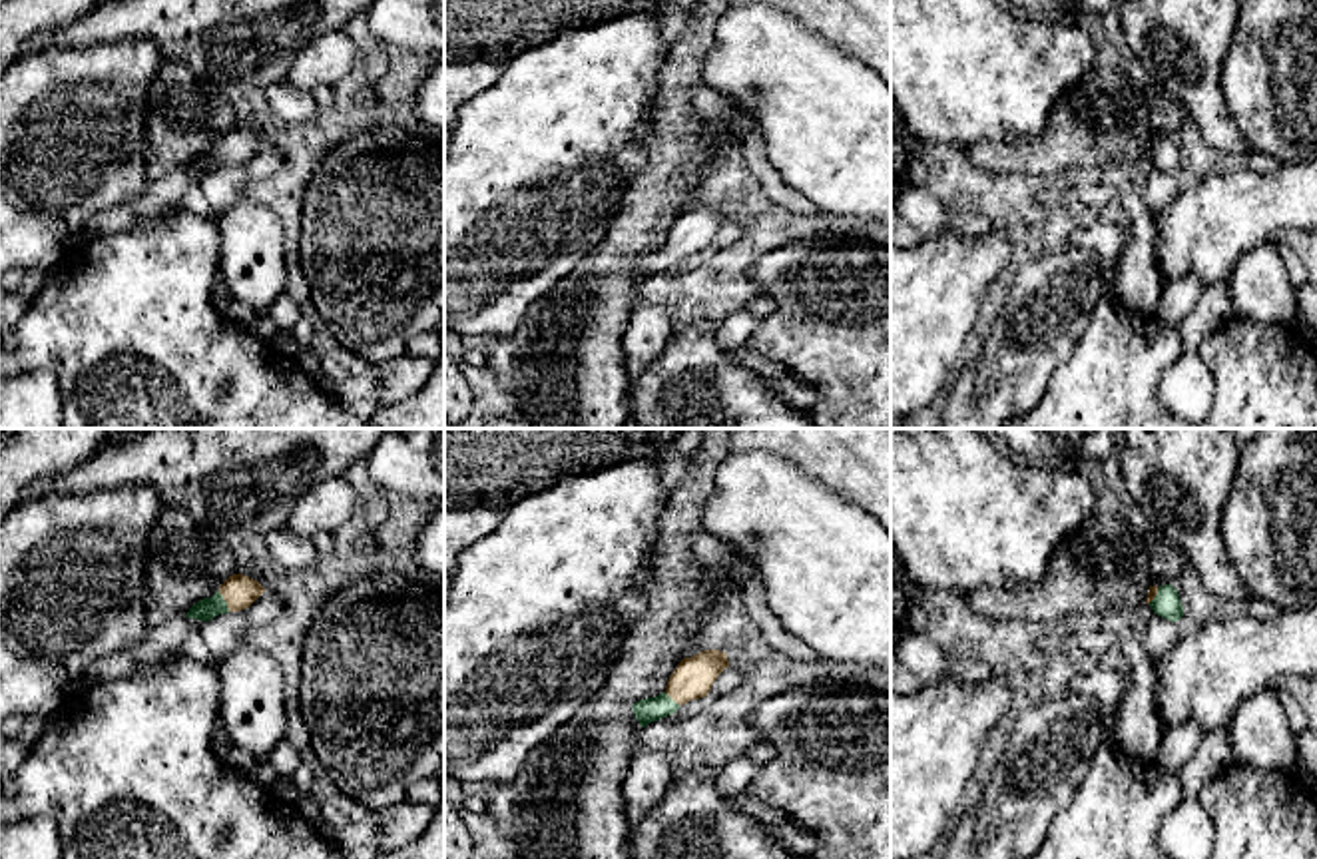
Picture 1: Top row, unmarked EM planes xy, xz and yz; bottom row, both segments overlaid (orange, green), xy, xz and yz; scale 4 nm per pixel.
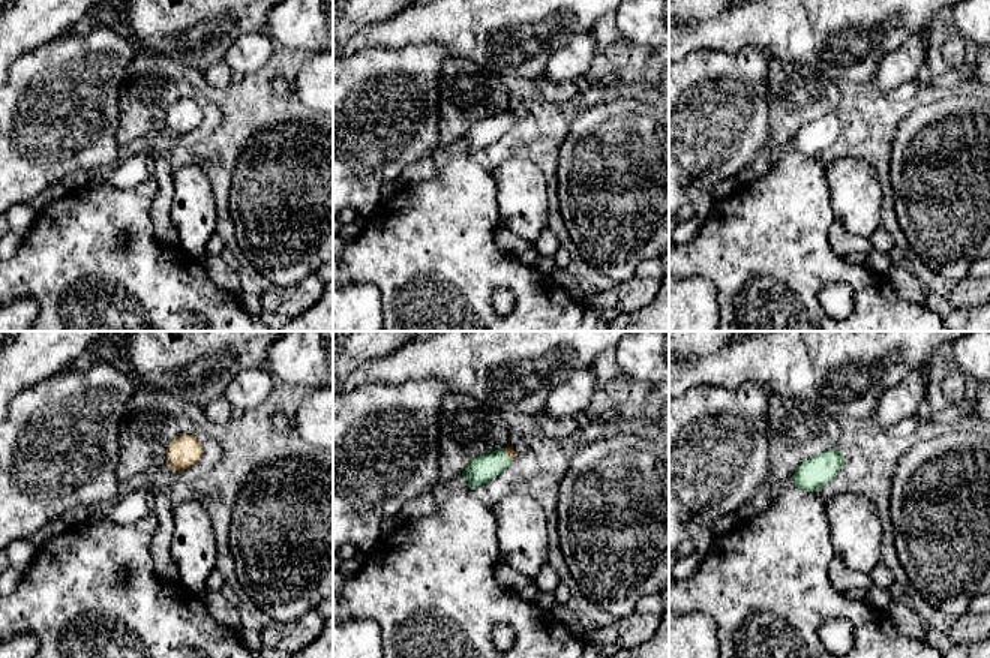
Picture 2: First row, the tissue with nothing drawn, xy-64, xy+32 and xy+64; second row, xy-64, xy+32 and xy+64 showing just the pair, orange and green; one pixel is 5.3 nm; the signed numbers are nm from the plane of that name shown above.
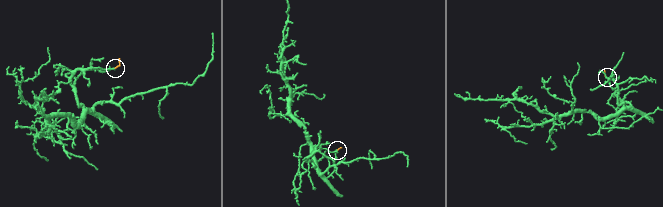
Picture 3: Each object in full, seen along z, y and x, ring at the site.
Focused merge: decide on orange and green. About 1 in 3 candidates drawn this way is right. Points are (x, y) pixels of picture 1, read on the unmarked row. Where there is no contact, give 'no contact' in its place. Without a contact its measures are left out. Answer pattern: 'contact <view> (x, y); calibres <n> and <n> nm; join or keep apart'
contact xy (224, 152); calibres 140 and 90 nm; join

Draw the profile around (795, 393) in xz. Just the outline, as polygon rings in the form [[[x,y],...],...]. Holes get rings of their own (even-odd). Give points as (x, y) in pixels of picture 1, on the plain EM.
[[[793,375],[765,379],[767,387],[779,395],[789,407],[807,411],[817,401],[813,385],[799,381]]]

